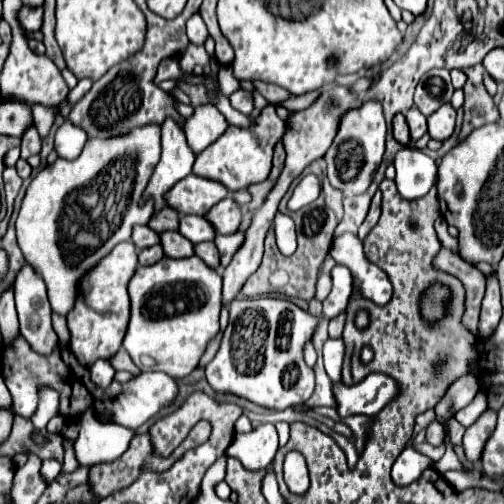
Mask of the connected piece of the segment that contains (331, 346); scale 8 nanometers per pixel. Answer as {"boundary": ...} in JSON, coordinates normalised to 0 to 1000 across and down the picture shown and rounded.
{"boundary":[[[651,675],[643,683],[643,730],[655,746],[659,758],[679,762],[679,722],[683,722],[683,702],[687,702],[687,687],[683,675]]]}

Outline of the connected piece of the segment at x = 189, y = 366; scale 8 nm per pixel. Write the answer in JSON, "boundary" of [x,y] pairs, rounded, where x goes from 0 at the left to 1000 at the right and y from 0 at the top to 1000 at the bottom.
{"boundary":[[[393,508],[325,512],[302,528],[278,528],[254,563],[262,627],[246,667],[246,694],[282,734],[317,734],[341,750],[373,746],[397,718],[409,687],[433,663],[440,552]]]}

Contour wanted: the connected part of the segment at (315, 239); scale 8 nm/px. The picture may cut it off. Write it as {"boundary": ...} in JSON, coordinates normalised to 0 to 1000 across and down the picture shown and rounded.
{"boundary":[[[639,313],[623,317],[611,329],[611,341],[623,341],[639,357],[639,385],[635,385],[635,393],[627,401],[595,413],[591,421],[579,421],[567,409],[567,401],[571,401],[571,393],[579,385],[579,377],[571,377],[571,385],[560,393],[560,405],[556,405],[556,421],[571,425],[587,440],[591,496],[579,508],[560,508],[548,484],[528,484],[516,532],[488,556],[488,563],[480,571],[480,583],[492,587],[492,591],[512,591],[512,587],[536,583],[536,579],[556,579],[556,583],[567,583],[575,591],[607,591],[607,595],[615,595],[623,587],[631,536],[635,536],[635,528],[639,528],[639,520],[643,520],[643,512],[647,512],[647,504],[651,504],[651,496],[659,488],[663,452],[679,437],[679,381],[651,365],[647,325],[643,325]]]}

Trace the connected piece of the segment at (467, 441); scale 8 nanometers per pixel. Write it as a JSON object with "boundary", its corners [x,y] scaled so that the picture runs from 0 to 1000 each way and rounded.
{"boundary":[[[964,810],[956,817],[956,825],[937,845],[925,849],[925,861],[921,861],[921,897],[925,897],[929,913],[937,913],[937,917],[952,913],[956,889],[960,889],[964,873],[972,869],[980,845],[984,845],[984,813]]]}

